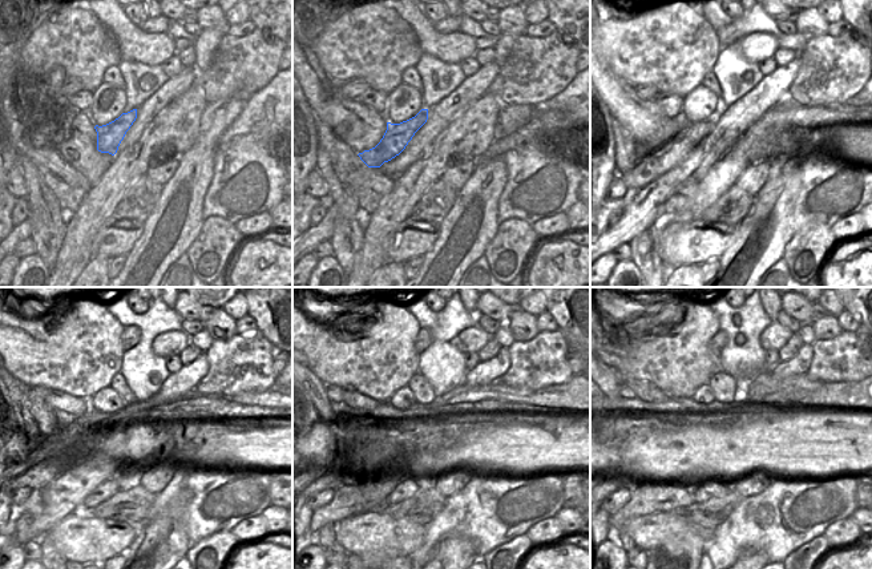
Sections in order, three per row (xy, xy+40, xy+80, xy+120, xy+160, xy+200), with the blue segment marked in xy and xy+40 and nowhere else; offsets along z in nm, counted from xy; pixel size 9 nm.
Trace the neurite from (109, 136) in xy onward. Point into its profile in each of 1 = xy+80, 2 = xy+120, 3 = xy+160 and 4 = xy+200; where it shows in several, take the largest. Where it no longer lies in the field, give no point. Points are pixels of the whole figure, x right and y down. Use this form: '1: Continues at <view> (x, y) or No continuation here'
1: Continues at xy+80 (649, 168)
2: Continues at xy+120 (37, 476)
3: Continues at xy+160 (319, 481)
4: Continues at xy+200 (617, 483)

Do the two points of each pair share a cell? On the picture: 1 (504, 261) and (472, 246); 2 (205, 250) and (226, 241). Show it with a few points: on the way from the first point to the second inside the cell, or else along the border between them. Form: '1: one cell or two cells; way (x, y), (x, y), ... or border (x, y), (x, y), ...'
1: two cells; border (499, 224), (496, 235), (483, 254)
2: one cell; way (210, 250), (221, 241)

